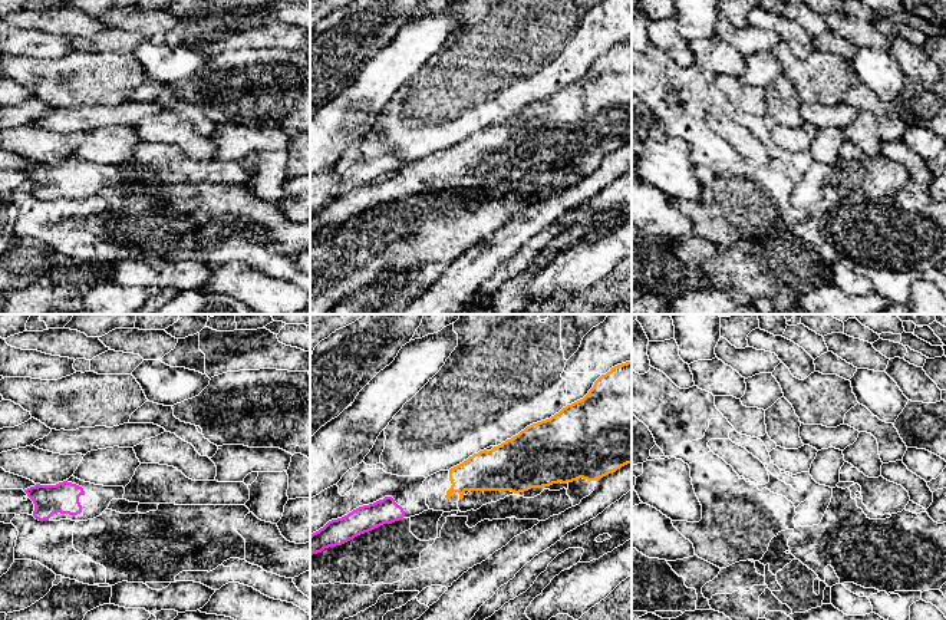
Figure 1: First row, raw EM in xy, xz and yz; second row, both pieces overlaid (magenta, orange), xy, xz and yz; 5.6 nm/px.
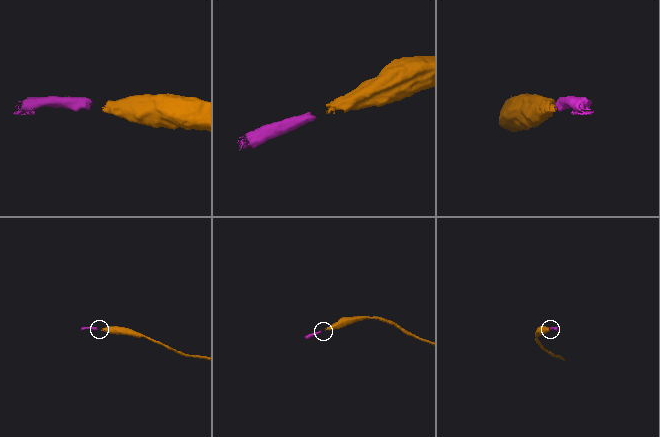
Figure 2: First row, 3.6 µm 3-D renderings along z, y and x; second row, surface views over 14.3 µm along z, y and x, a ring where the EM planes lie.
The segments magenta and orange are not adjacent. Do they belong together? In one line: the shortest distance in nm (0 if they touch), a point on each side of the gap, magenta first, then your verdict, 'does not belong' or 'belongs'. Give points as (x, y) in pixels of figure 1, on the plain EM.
gap 240 nm; span xz (404, 190), (445, 175); belongs

